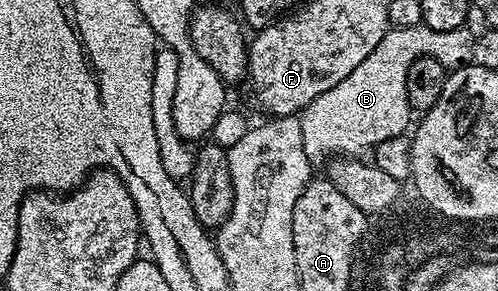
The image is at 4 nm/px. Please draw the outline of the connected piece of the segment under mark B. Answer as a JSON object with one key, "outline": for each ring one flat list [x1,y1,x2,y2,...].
{"outline":[[422,23,405,29,389,28,382,43,378,43,378,47,374,47,374,51,370,51,370,55,366,55,366,59,362,59,362,63,358,63,358,67,354,67,354,71,350,71,346,79,342,79,342,83,330,87,330,91,322,91,318,99,314,99,300,110,298,116,302,127,302,143,309,162,317,163,316,161,323,159,324,153,356,155,363,148,374,149,383,140,401,136,405,132,403,129,408,125,408,117,410,118,406,99,406,75,410,71,410,63,414,63,414,59,419,57,433,57,449,71,469,64,472,61,473,38,468,37,468,32,467,28,463,28,439,33,427,29]]}

